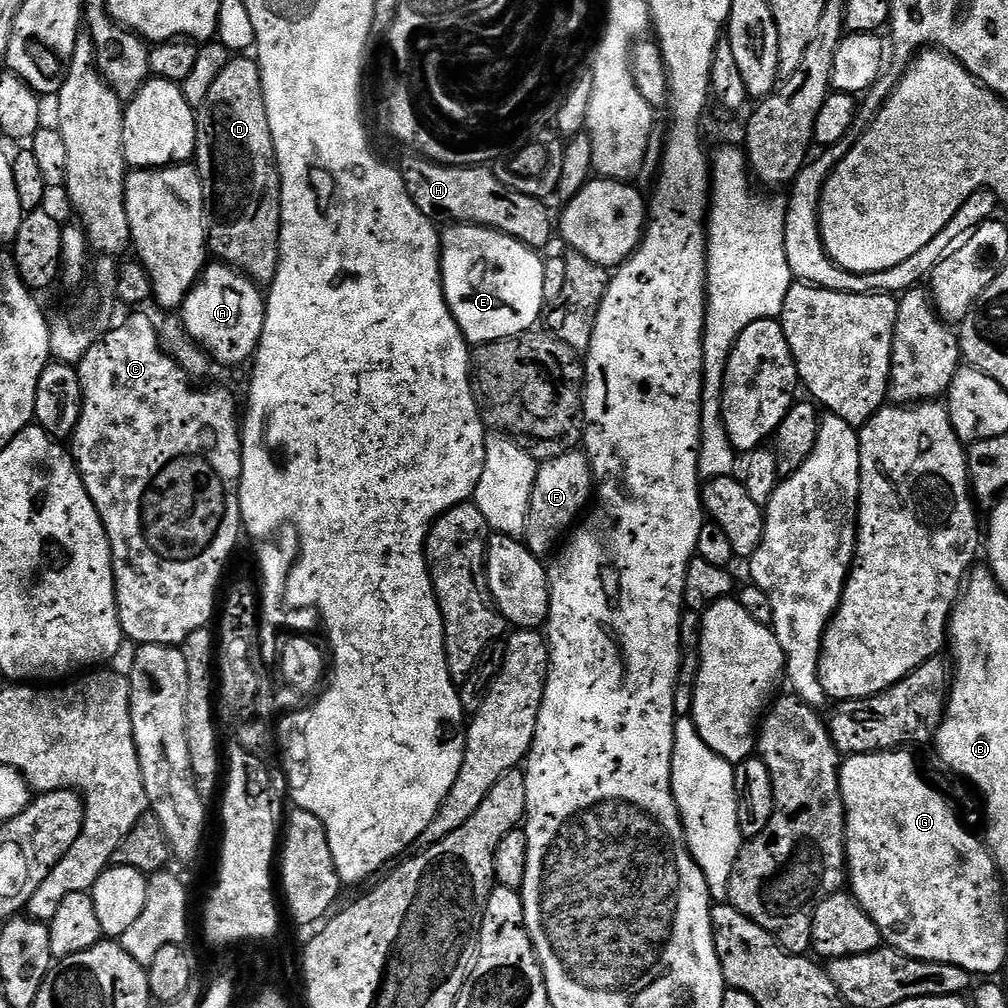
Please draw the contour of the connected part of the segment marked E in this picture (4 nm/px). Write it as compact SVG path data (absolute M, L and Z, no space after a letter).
M453 223L452 228L443 229L440 232L440 280L444 284L444 297L448 303L448 308L452 312L452 316L456 319L456 324L464 333L465 340L473 345L488 344L491 340L505 340L511 336L521 336L523 332L535 329L537 327L536 319L541 319L542 313L546 308L546 301L542 294L542 274L544 273L544 260L541 253L535 248L528 248L522 242L518 242L514 238L510 238L501 232L495 232L492 228L484 228L481 224L461 224Z

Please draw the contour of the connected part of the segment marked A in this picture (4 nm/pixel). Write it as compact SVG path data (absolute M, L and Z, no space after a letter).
M212 262L201 272L196 285L186 294L178 309L180 323L198 347L213 361L226 367L247 365L255 357L264 329L266 296L253 280L223 262Z

